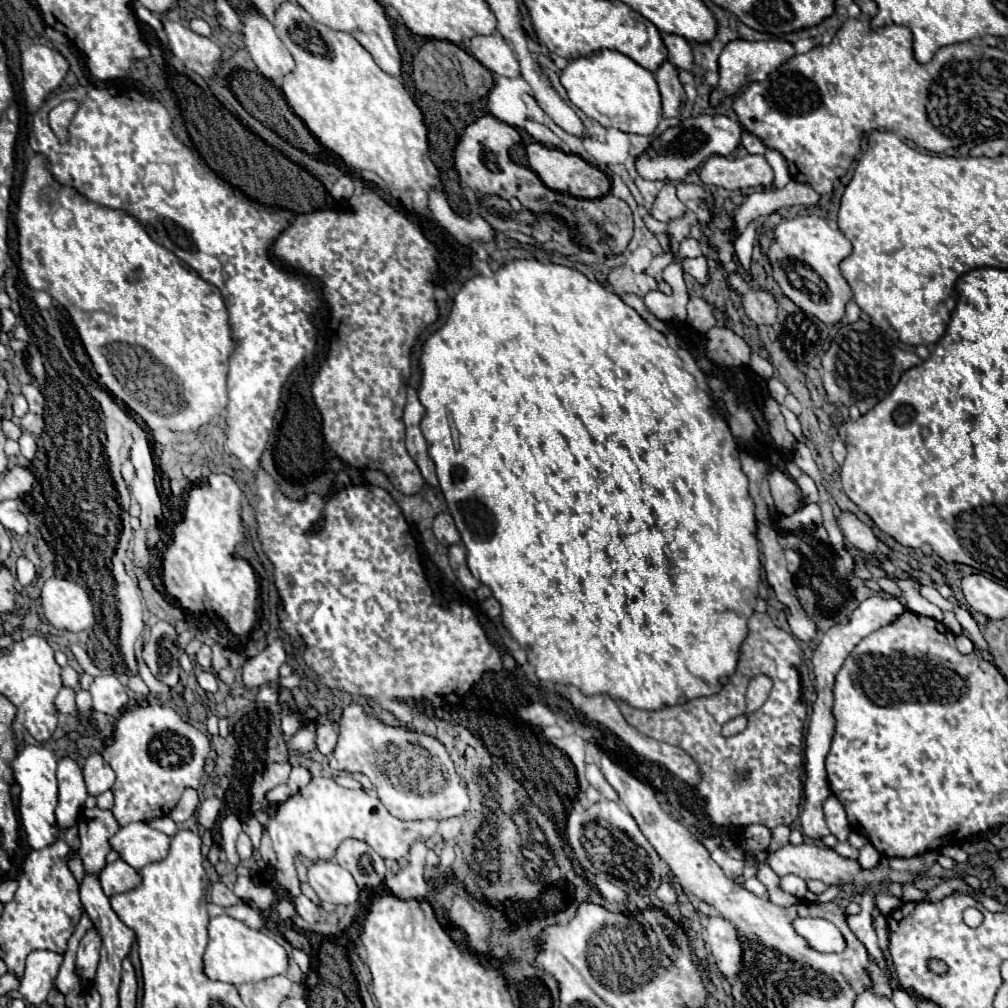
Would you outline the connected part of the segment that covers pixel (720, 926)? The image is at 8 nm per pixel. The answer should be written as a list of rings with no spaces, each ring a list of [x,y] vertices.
[[[710,915],[706,919],[706,943],[712,951],[712,957],[720,973],[732,981],[736,971],[740,971],[740,939],[736,939],[736,929],[732,923],[720,915]]]

